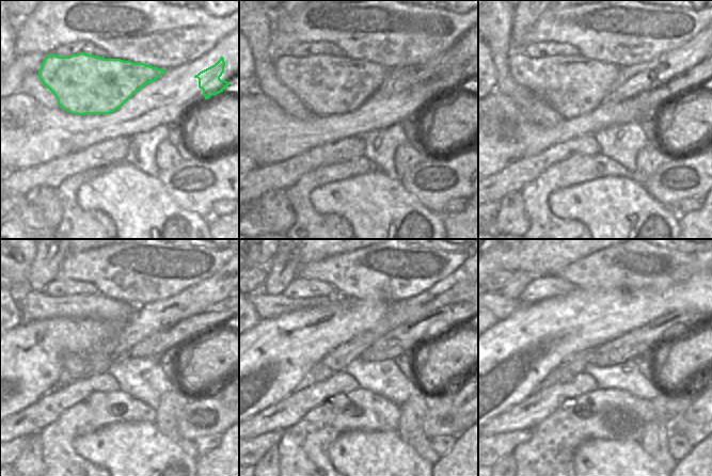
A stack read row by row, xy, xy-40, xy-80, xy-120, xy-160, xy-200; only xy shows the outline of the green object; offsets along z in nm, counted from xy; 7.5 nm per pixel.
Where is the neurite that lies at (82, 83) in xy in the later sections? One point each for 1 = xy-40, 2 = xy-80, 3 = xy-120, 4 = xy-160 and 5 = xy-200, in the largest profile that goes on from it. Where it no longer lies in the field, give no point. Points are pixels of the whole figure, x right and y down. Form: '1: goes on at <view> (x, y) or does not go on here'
1: goes on at xy-40 (327, 84)
2: goes on at xy-80 (574, 85)
3: goes on at xy-120 (35, 305)
4: goes on at xy-160 (267, 306)
5: goes on at xy-200 (502, 307)

